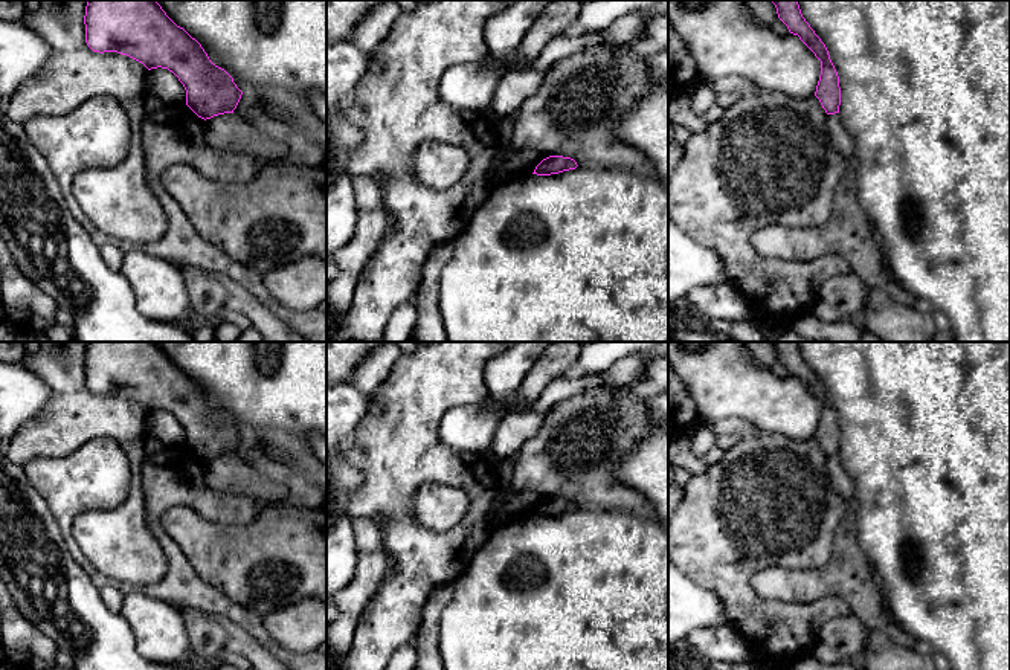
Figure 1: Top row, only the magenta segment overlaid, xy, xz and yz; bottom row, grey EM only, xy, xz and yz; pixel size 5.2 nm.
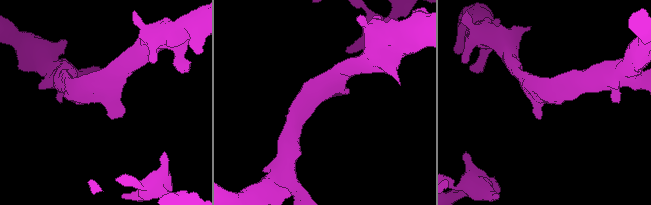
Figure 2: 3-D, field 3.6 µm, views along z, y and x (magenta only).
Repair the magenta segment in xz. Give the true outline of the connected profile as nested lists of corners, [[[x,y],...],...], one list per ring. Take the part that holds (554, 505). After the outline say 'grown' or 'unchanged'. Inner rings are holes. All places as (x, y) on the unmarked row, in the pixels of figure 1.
[[[549,498],[536,508],[532,516],[551,517],[551,516],[575,511],[577,508],[578,508],[577,504],[571,499]]] | unchanged

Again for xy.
[[[88,342],[84,357],[85,385],[93,394],[117,394],[142,404],[148,412],[168,411],[186,432],[186,447],[201,461],[233,455],[243,433],[233,420],[215,407],[201,386],[177,368],[157,342]]] | unchanged

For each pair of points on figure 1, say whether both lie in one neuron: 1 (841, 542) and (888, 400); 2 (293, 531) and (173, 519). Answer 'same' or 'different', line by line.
1: different
2: same

